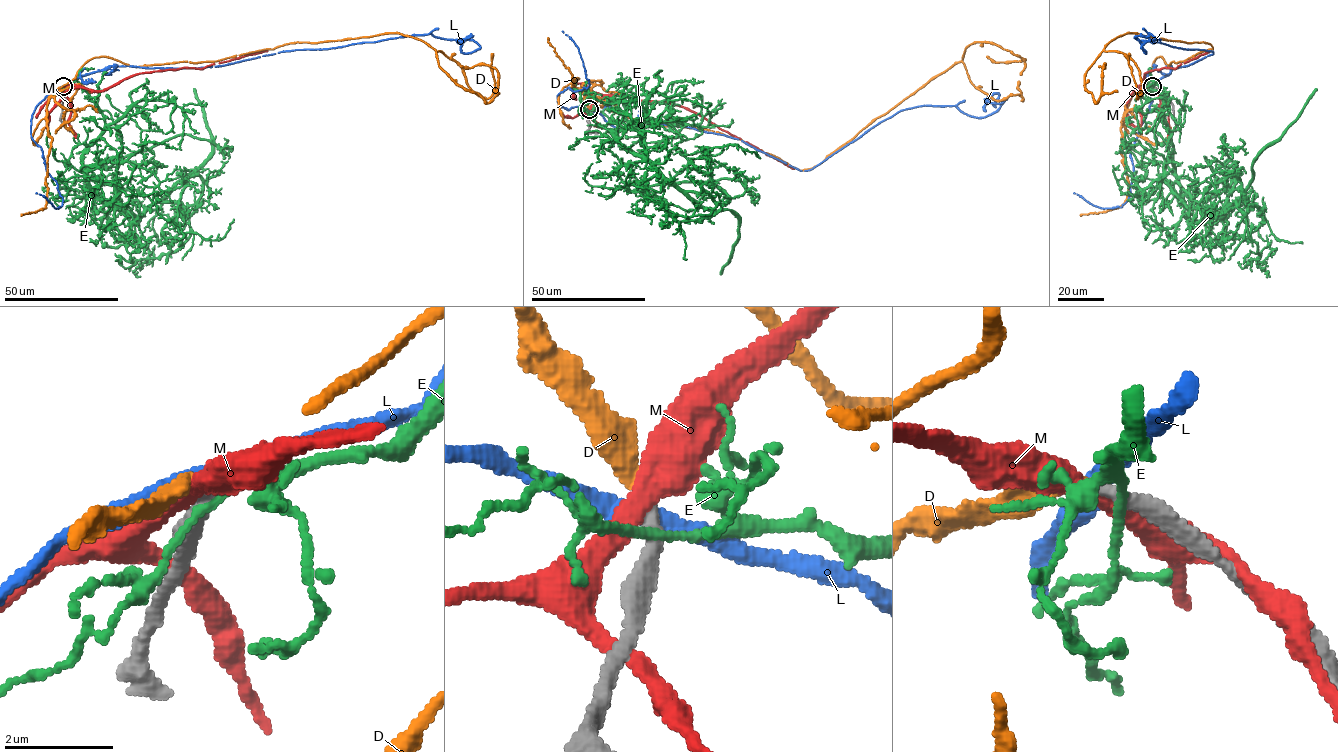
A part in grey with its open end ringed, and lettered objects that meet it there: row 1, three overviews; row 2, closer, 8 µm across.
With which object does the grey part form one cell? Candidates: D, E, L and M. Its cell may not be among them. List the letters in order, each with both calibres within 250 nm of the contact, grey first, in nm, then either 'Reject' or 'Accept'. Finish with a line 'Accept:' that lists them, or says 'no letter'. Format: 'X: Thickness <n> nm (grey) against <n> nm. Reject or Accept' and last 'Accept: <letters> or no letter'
D: Thickness 280 nm (grey) against 280 nm. Accept
E: Thickness 380 nm (grey) against 140 nm. Reject
L: Thickness 280 nm (grey) against 280 nm. Reject
M: Thickness 280 nm (grey) against 400 nm. Reject
Accept: D

